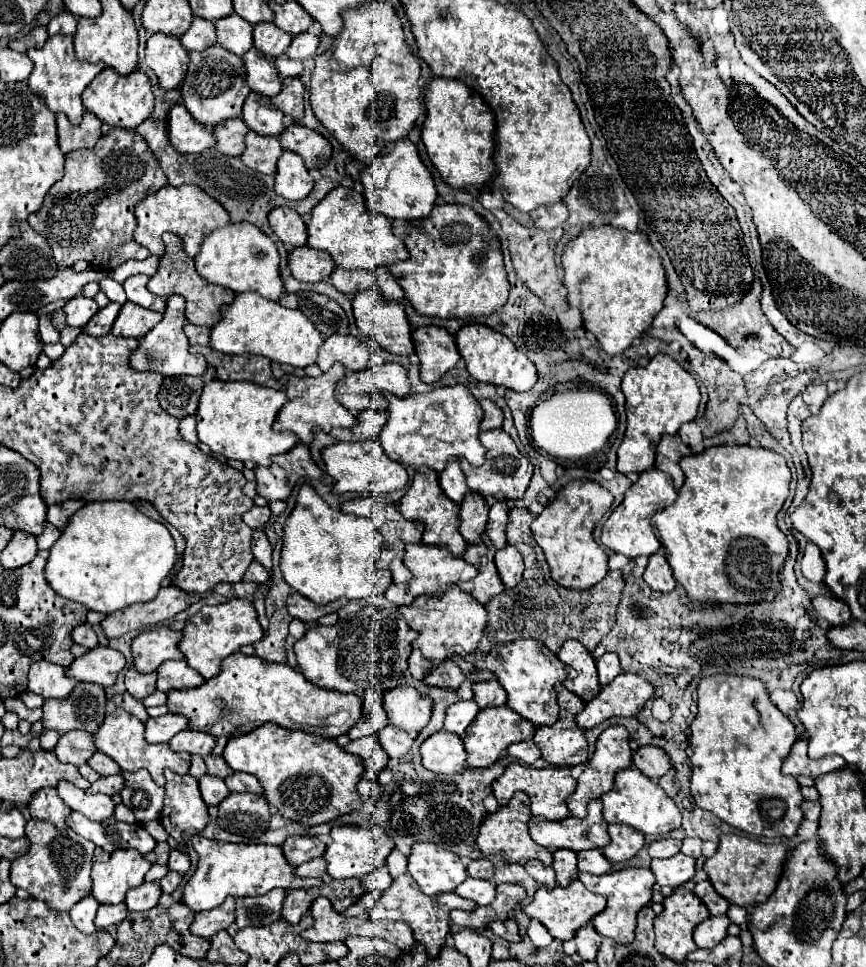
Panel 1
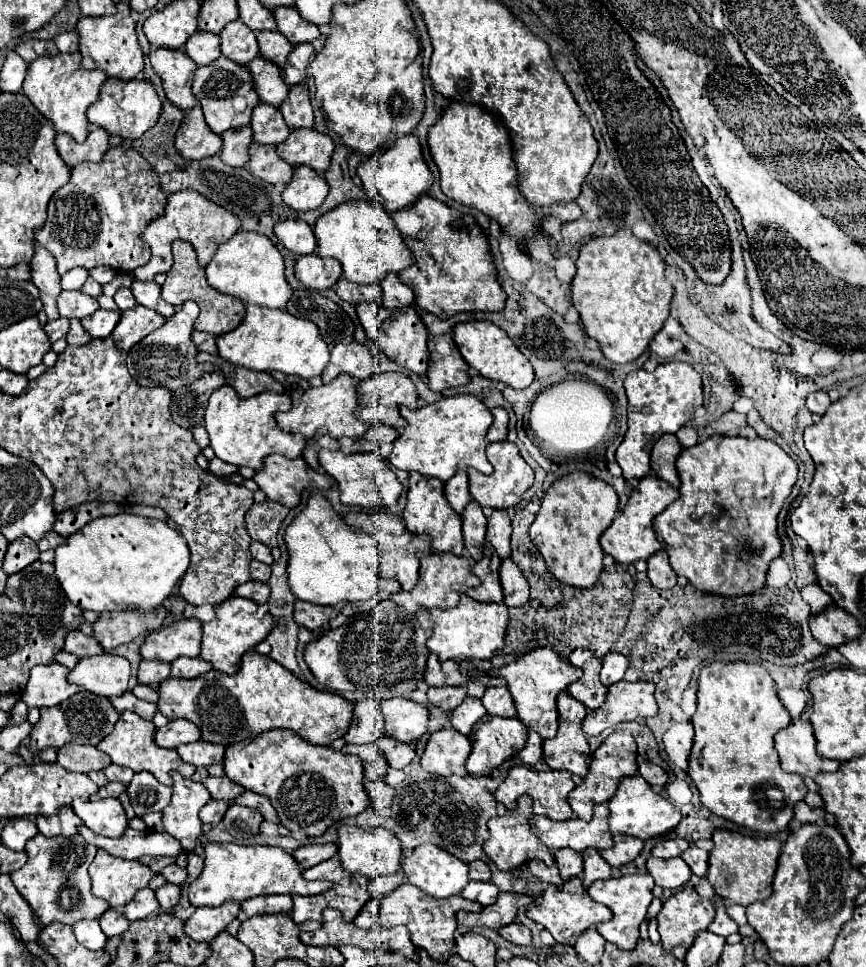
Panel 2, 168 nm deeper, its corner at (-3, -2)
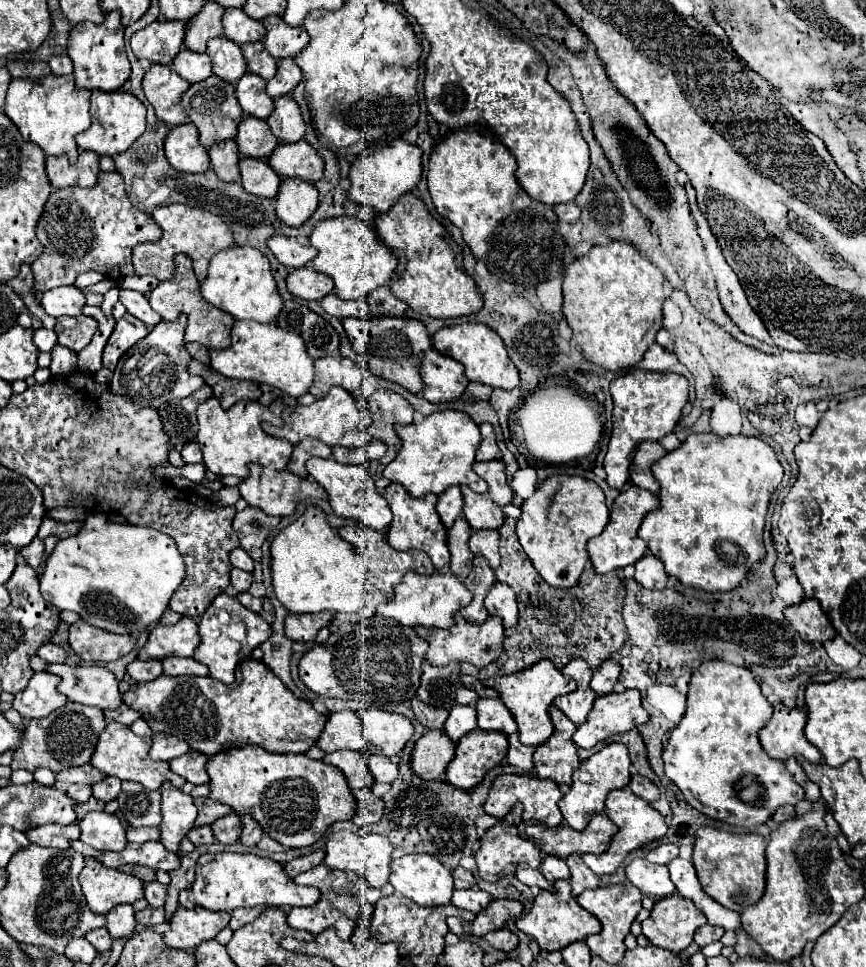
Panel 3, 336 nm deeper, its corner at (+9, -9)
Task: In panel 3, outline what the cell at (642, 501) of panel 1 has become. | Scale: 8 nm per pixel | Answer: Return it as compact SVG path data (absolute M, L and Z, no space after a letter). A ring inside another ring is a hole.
M629 486L625 492L621 492L615 498L615 502L611 506L609 524L605 526L605 530L599 536L593 536L587 544L589 560L597 574L605 574L611 570L625 568L627 564L635 564L639 558L643 558L647 554L647 544L637 536L637 528L639 528L641 520L645 518L645 514L655 510L657 506L659 506L659 498L655 494L651 494L649 490L643 490L637 486Z

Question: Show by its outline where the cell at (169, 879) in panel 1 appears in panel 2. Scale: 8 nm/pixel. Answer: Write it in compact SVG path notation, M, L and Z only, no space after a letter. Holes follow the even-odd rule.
M165 883L163 887L159 887L159 889L155 891L155 895L157 895L159 905L167 911L167 909L171 909L173 905L177 905L177 903L179 903L181 887L179 887L179 885L173 885L173 883Z

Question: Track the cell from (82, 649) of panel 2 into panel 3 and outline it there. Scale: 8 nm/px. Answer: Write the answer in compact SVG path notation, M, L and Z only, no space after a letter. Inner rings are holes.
M43 644L39 650L37 650L37 656L41 656L45 662L63 662L65 660L65 650L57 644Z

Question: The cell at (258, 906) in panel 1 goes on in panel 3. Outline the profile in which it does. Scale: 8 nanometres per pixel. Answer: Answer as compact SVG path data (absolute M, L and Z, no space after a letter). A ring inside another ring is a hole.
M259 906L259 908L235 908L235 910L231 912L229 928L231 928L231 930L239 930L241 926L253 922L261 912L263 912L261 906Z

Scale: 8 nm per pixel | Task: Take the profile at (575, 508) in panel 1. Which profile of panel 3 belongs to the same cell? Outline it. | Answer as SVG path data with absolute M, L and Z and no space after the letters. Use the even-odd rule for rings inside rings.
M555 474L537 486L535 494L523 502L521 512L515 532L537 572L549 586L575 586L589 560L587 540L601 534L609 522L603 490L587 478Z

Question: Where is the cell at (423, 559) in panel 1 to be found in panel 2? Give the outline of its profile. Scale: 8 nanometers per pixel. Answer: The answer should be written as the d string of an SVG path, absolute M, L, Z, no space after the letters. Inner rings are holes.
M421 553L419 555L419 561L421 561L421 567L419 567L419 581L415 585L413 591L399 591L395 595L391 595L391 601L405 607L407 611L415 613L421 607L455 607L459 603L459 597L461 593L465 593L467 587L475 587L479 585L479 577L475 577L471 573L471 567L469 563L463 559L463 557L455 557L451 553Z

